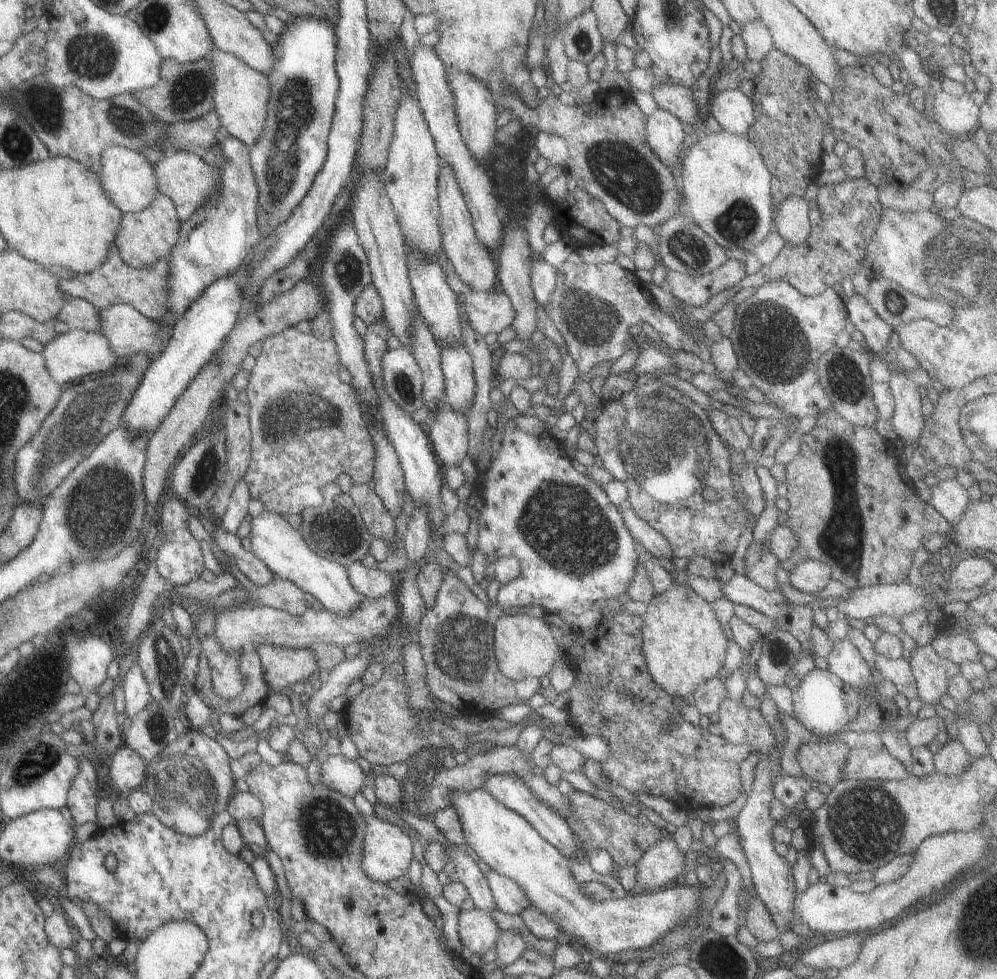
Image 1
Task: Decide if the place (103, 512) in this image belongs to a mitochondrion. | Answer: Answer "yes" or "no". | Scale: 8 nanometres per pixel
yes

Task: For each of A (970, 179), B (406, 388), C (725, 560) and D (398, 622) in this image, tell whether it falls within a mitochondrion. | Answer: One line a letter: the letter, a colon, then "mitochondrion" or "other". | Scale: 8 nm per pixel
A: other
B: mitochondrion
C: other
D: other

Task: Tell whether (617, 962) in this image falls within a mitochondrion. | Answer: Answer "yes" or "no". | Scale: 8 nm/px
no

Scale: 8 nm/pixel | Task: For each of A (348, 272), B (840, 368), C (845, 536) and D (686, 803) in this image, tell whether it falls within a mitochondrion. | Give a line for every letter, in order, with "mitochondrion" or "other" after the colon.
A: mitochondrion
B: mitochondrion
C: mitochondrion
D: other

